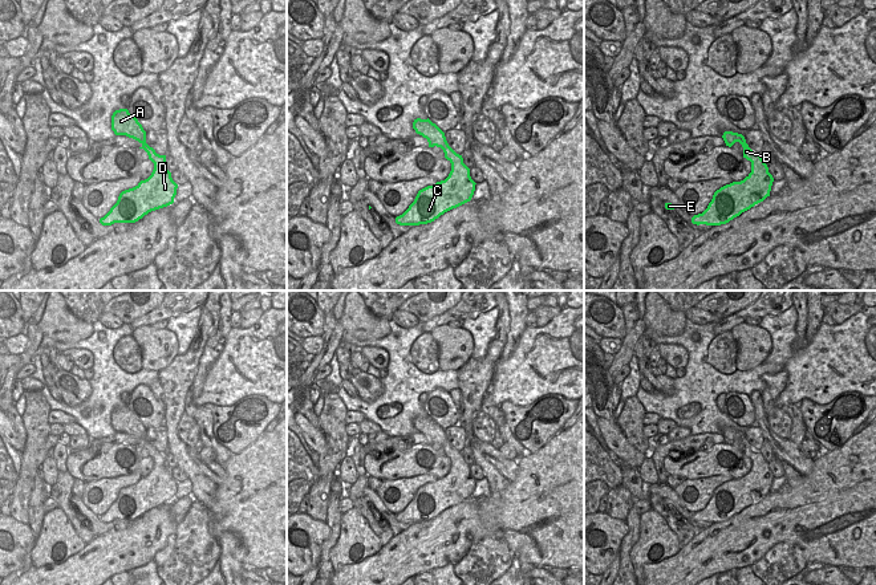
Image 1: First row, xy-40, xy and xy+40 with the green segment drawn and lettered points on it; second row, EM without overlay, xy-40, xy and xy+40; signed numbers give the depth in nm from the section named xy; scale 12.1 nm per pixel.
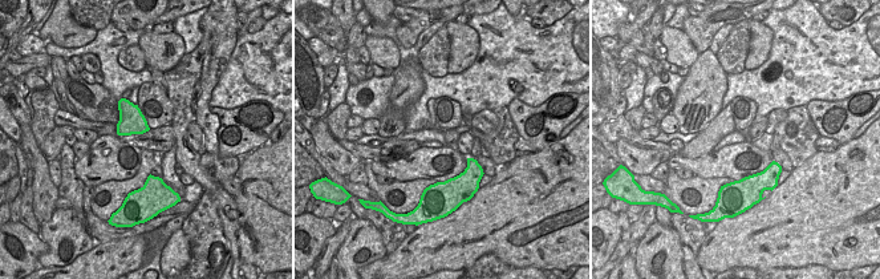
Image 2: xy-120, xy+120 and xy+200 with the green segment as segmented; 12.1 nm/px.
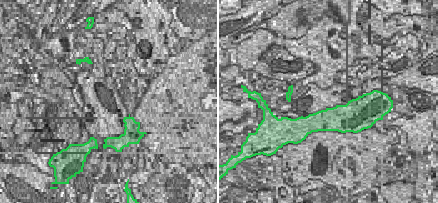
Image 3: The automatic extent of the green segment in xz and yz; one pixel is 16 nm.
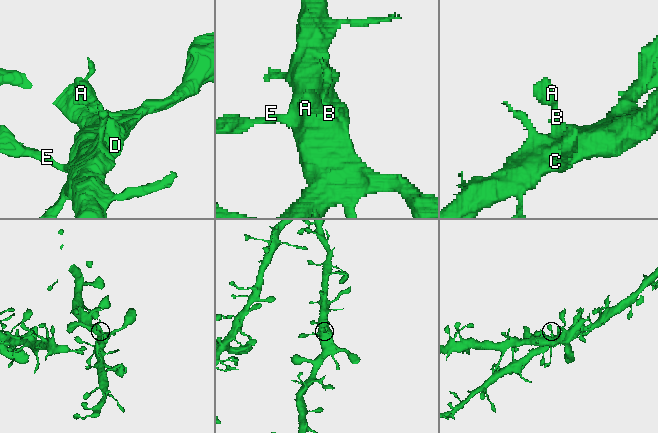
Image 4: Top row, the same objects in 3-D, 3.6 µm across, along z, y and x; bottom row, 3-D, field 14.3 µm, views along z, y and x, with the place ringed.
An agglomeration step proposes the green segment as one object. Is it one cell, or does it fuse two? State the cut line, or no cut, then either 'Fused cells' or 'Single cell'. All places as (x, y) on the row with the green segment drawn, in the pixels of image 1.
No split. Single cell.

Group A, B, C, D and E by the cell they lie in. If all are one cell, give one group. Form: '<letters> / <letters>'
A B C D E

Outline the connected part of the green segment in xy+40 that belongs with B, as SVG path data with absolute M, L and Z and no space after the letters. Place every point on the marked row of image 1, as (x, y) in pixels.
M725 131L722 135L726 146L739 142L743 158L751 162L751 172L741 182L733 182L717 190L707 208L692 218L693 224L721 226L770 196L774 182L768 167L759 154L755 154L742 134Z

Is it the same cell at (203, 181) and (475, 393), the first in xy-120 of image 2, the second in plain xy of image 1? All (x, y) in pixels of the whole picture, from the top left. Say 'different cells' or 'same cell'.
same cell

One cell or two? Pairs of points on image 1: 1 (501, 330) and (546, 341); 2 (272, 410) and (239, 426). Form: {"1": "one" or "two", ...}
{"1": "two", "2": "one"}

